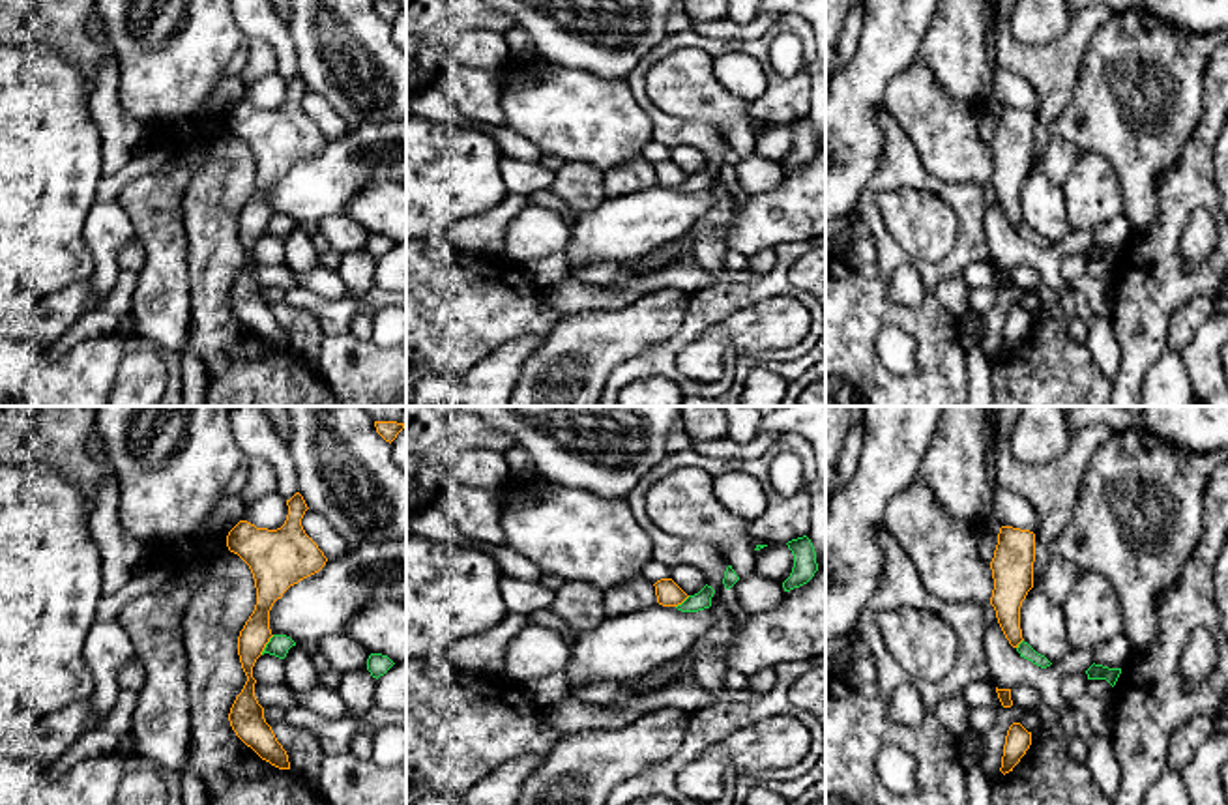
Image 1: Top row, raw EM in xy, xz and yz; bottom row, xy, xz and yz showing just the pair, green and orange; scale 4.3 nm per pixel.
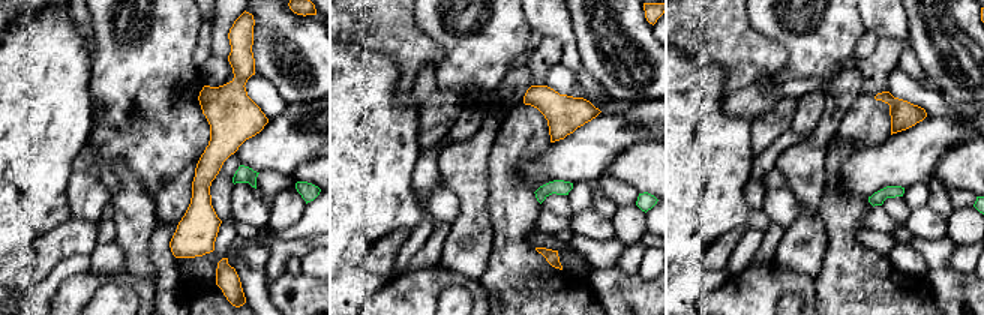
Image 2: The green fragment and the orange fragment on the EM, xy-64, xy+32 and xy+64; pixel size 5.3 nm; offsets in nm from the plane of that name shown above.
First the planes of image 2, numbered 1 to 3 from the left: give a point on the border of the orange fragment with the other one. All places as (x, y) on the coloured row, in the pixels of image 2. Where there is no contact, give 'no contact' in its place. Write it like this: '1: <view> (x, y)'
1: no contact
2: no contact
3: no contact

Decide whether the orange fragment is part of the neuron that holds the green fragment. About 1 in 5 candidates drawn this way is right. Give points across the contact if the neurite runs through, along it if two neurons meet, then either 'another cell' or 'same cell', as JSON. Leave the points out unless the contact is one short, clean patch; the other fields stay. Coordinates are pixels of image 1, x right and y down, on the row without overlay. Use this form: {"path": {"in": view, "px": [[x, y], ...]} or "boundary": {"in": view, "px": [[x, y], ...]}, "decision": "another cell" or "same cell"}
{"boundary": {"in": "xy", "px": [[274, 216], [261, 234]]}, "decision": "another cell"}

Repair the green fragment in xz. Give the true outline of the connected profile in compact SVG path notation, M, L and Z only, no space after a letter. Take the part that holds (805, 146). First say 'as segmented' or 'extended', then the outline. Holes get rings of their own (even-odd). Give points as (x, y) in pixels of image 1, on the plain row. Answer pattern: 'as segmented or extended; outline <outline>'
as segmented; outline M807 116L786 124L794 135L794 148L790 157L782 163L784 172L807 165L818 152L816 133Z

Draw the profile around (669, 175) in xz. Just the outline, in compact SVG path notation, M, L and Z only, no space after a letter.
M661 159L653 167L657 183L663 187L678 187L689 178L672 159Z

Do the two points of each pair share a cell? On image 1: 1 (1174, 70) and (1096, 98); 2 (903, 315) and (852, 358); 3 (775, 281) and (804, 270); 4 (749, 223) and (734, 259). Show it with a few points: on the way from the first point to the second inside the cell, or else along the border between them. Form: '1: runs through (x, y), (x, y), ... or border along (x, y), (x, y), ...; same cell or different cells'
1: runs through (1155, 81), (1135, 98), (1114, 98); same cell
2: runs through (888, 315), (882, 315), (854, 343); same cell
3: border along (805, 251), (789, 272), (789, 281), (805, 292); different cells
4: border along (729, 248), (747, 257); different cells

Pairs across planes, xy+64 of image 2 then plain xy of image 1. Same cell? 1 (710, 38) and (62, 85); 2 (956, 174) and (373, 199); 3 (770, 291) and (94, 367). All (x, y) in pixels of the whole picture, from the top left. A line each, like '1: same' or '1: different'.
1: different
2: same
3: same

